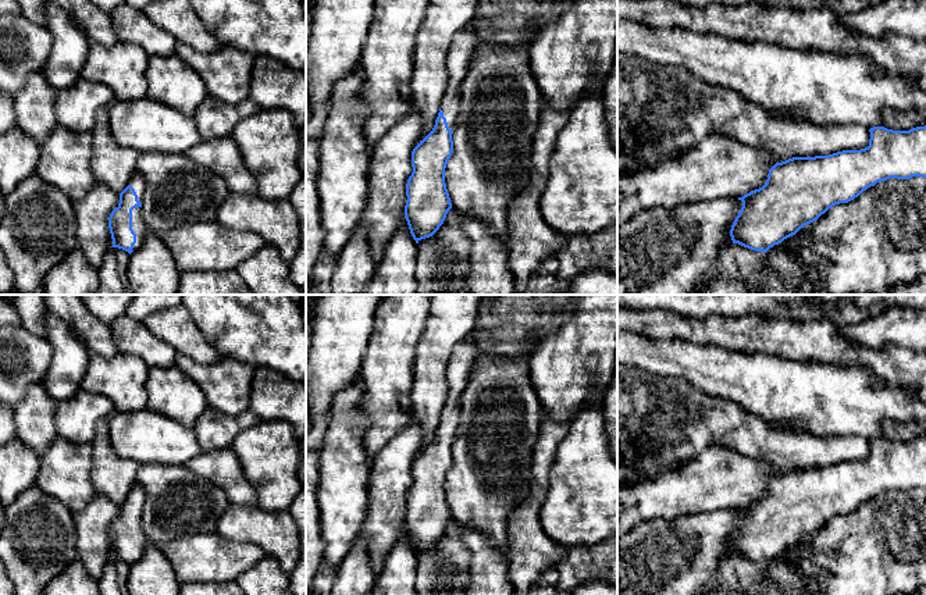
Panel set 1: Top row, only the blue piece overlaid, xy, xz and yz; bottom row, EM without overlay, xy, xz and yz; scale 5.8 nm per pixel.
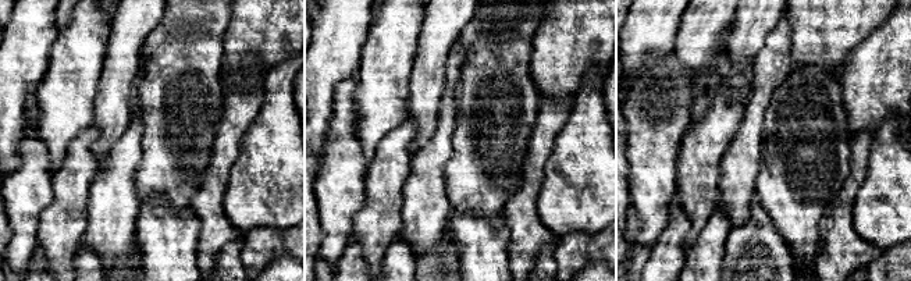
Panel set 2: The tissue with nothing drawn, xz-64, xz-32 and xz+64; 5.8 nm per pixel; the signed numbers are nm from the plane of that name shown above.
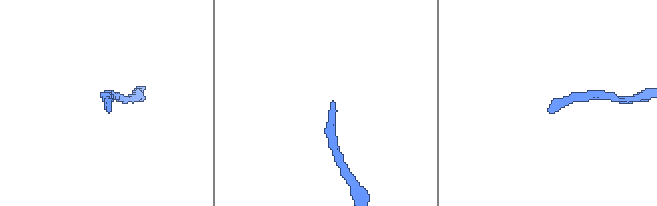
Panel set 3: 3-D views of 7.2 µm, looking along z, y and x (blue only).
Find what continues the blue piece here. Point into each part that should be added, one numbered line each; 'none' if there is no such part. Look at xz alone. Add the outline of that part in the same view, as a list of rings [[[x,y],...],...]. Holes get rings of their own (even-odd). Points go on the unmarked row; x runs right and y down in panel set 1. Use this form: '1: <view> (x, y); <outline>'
1: xz (465, 355); [[[464,339],[456,343],[448,363],[448,398],[439,420],[444,423],[444,428],[446,430],[450,442],[455,439],[459,424],[459,399],[469,384],[470,373],[478,354],[478,348]]]

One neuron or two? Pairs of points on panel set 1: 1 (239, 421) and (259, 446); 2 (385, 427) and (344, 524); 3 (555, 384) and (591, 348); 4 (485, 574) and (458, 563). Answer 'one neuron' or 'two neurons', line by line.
1: two neurons
2: two neurons
3: one neuron
4: two neurons

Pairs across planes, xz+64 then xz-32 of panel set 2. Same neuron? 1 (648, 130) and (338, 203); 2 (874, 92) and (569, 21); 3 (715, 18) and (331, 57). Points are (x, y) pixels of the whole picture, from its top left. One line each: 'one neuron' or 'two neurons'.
1: one neuron
2: one neuron
3: two neurons

